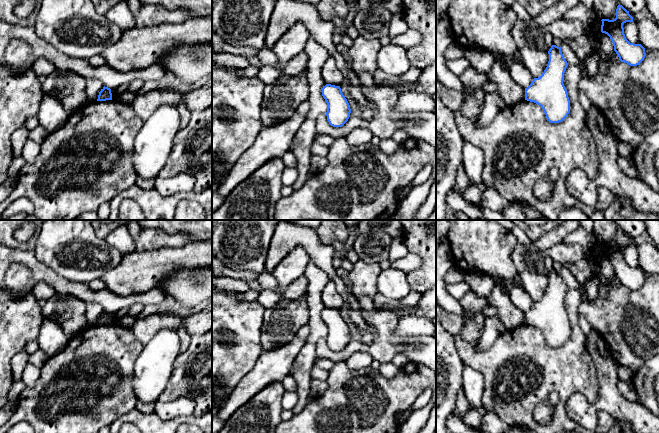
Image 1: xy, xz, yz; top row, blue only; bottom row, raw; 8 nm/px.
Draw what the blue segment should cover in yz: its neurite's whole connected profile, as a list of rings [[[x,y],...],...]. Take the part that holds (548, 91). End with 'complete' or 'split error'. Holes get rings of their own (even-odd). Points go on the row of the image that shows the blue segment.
[[[552,45],[548,54],[549,61],[542,75],[525,88],[525,100],[538,104],[550,123],[559,123],[570,113],[570,100],[563,84],[568,63],[561,47]]]; complete

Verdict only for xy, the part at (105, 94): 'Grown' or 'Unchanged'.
Unchanged

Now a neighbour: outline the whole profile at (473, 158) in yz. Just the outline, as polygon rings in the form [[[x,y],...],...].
[[[469,142],[463,143],[463,164],[468,177],[468,185],[478,185],[484,165],[484,154],[480,147]]]

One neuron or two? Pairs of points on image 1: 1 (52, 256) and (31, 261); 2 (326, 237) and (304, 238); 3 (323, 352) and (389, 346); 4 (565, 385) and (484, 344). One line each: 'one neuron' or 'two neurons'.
1: two neurons
2: two neurons
3: one neuron
4: two neurons

